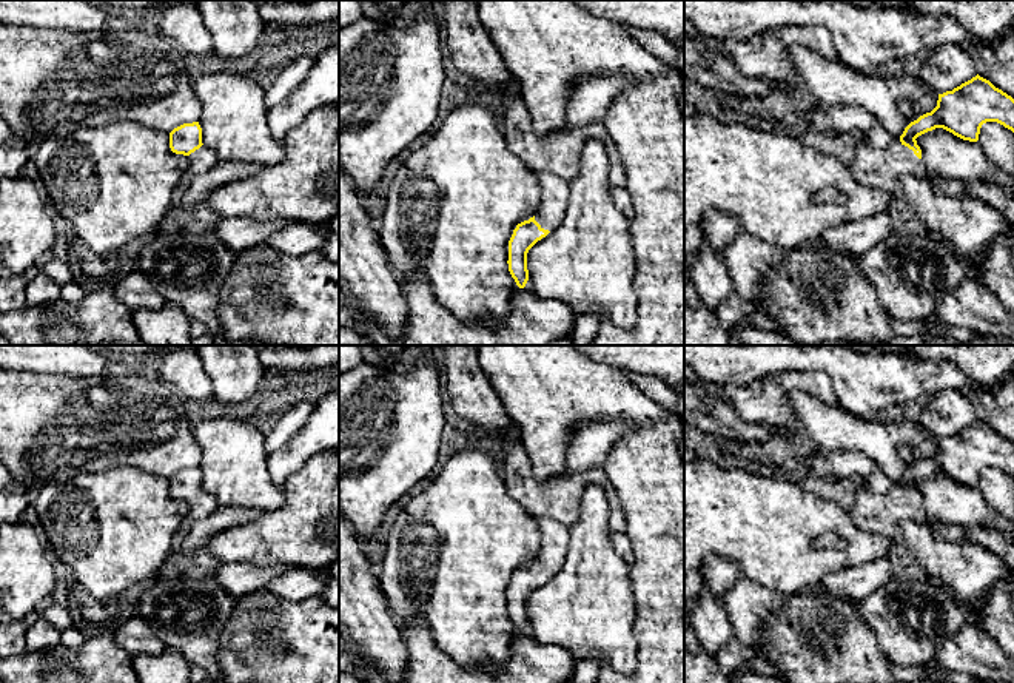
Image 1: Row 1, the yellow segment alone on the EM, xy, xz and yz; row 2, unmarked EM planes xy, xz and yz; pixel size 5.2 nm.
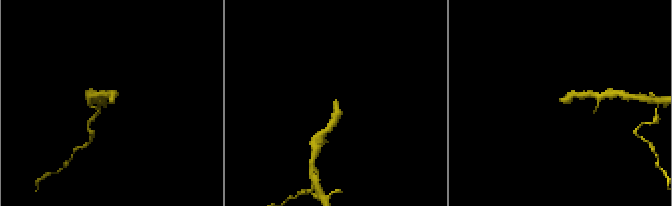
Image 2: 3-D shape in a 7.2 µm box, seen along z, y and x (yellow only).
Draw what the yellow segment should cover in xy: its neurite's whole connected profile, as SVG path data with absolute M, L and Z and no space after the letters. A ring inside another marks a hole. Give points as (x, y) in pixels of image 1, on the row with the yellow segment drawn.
M199 122L183 123L170 133L170 148L176 154L188 157L188 168L179 183L179 193L185 191L194 177L211 170L219 160L216 154L202 143Z

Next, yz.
M979 74L952 91L938 94L937 106L911 122L900 137L875 123L848 165L855 182L889 194L900 194L900 177L925 176L917 137L943 128L954 136L977 142L980 128L997 122L1014 133L1014 99Z

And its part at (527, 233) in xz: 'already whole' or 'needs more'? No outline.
needs more

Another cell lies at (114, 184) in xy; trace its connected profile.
M133 120L97 128L85 126L66 137L49 137L32 150L32 160L52 205L94 253L112 253L134 239L149 236L174 204L179 183L188 168L188 156L171 151L170 134Z

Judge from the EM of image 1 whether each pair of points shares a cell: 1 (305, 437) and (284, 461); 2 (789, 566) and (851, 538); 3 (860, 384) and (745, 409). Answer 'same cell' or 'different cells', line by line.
1: same cell
2: same cell
3: different cells

